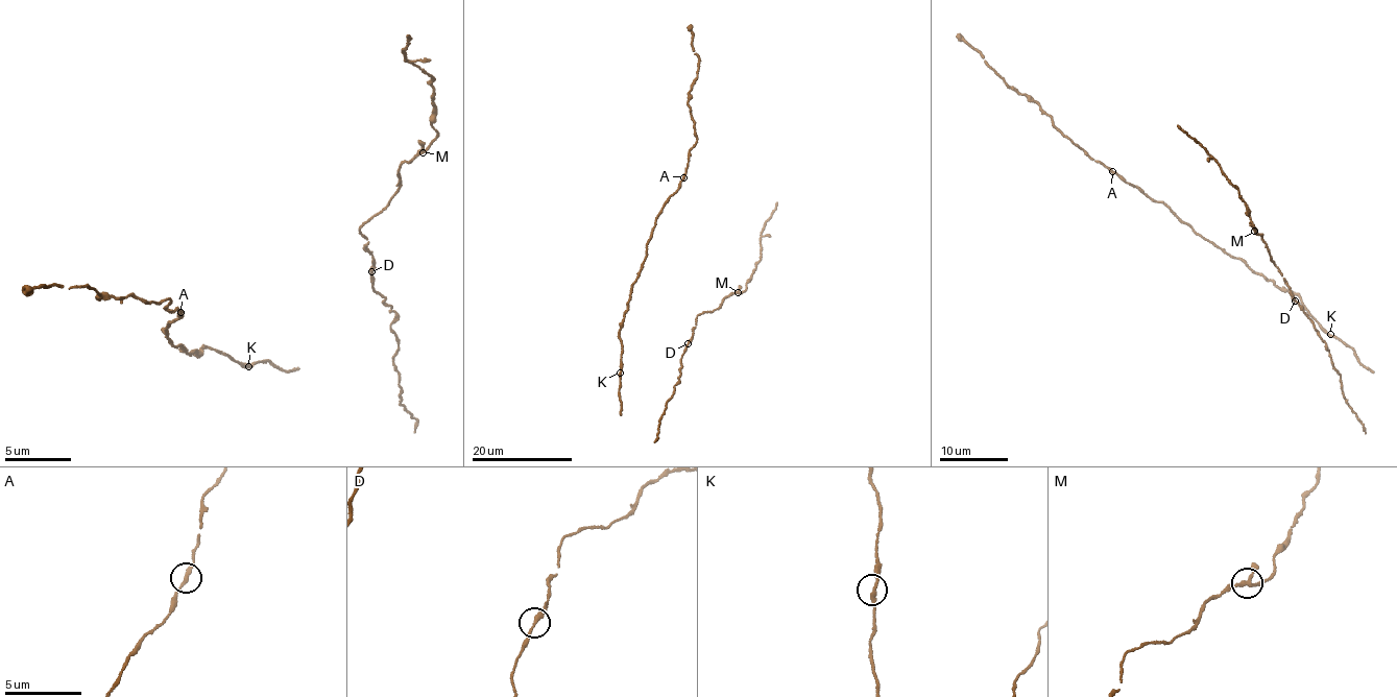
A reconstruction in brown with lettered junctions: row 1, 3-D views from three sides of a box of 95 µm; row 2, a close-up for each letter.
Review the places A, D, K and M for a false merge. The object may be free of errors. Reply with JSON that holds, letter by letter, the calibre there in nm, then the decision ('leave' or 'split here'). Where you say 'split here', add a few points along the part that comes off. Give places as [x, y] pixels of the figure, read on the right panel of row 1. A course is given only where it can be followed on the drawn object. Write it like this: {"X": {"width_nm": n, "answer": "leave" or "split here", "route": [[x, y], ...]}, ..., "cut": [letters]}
{"A": {"width_nm": 200, "answer": "leave"}, "D": {"width_nm": 240, "answer": "leave"}, "K": {"width_nm": 200, "answer": "leave"}, "M": {"width_nm": 200, "answer": "leave"}, "cut": []}

